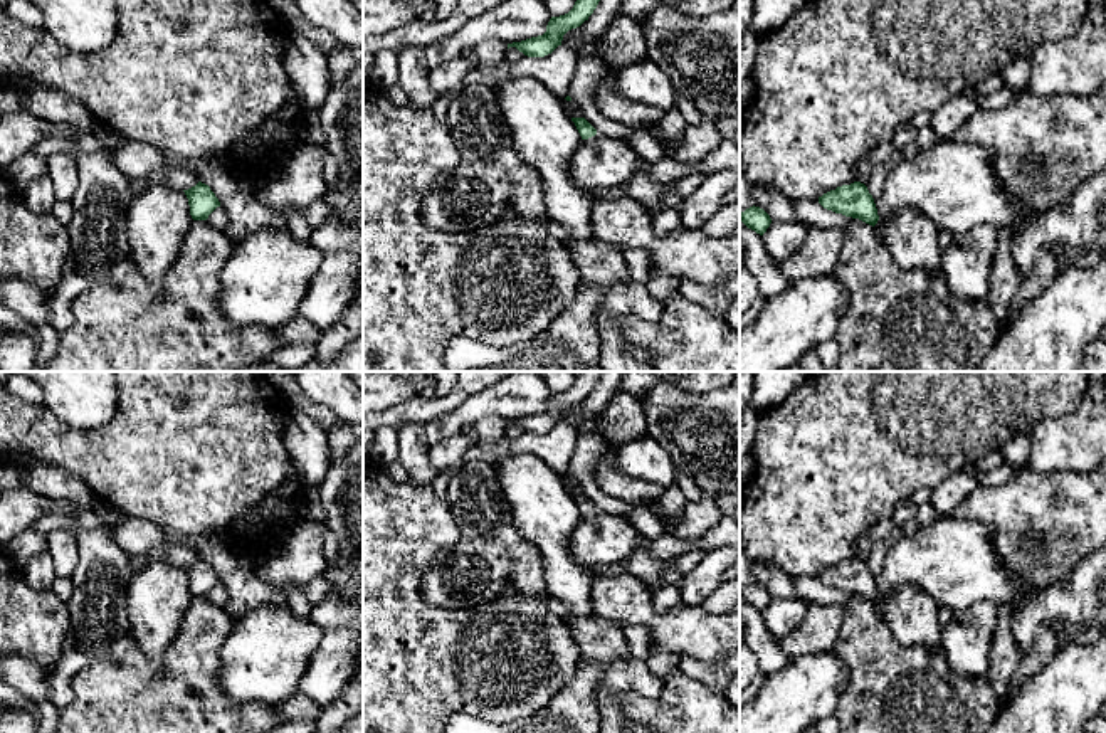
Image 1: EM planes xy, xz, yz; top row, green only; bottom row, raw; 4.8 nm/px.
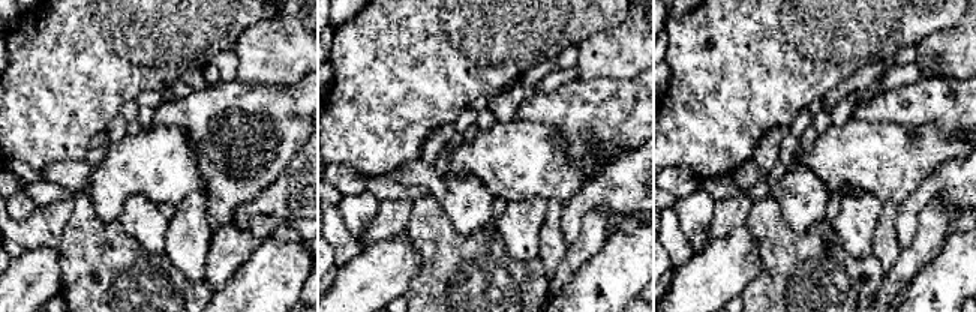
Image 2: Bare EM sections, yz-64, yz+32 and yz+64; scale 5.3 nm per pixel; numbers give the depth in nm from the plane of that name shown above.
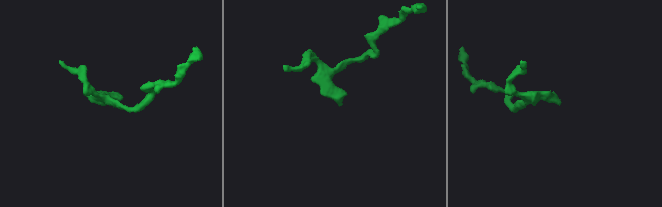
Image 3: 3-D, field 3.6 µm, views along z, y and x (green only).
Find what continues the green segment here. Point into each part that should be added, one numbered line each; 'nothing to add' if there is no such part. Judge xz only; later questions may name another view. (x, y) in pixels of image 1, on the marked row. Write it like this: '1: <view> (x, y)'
1: xz (599, 162)

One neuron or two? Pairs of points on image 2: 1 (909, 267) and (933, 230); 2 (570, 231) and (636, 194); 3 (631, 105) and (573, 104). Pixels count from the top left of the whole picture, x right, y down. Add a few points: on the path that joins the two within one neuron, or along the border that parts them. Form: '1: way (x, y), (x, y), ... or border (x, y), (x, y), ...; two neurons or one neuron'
1: way (913, 258), (930, 239); one neuron
2: way (576, 212), (594, 194), (616, 194); one neuron
3: way (616, 105), (588, 105); one neuron

